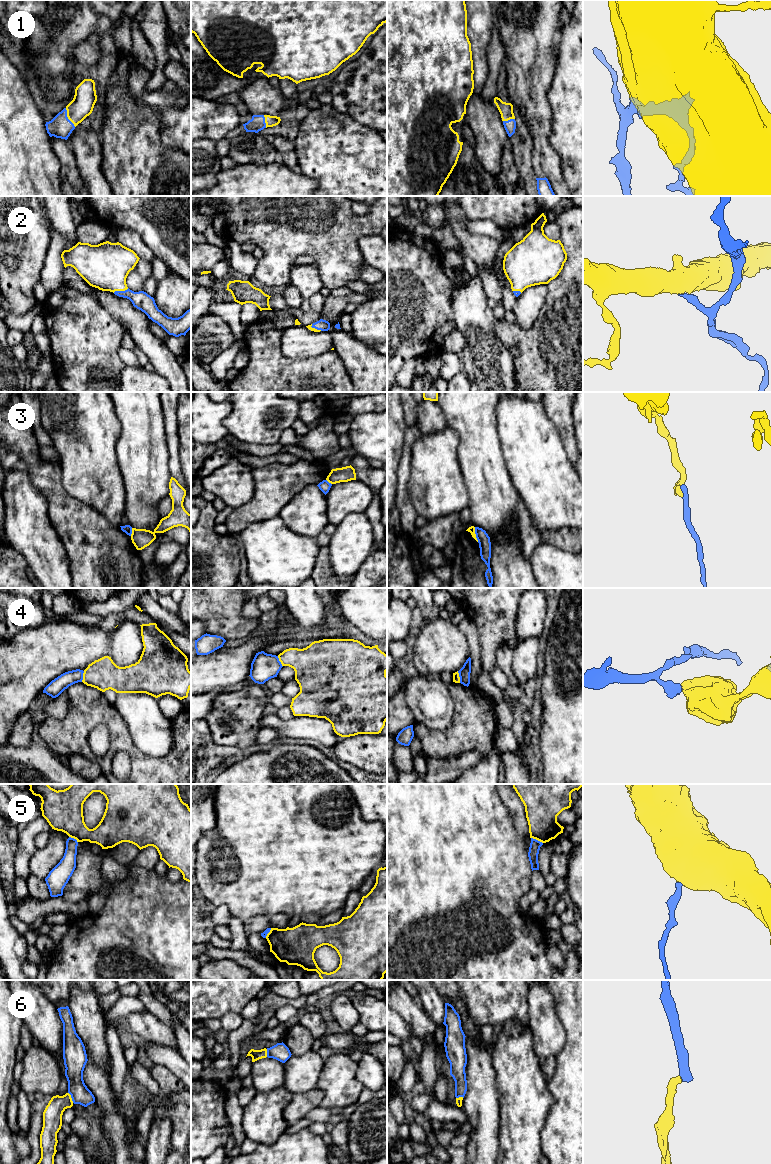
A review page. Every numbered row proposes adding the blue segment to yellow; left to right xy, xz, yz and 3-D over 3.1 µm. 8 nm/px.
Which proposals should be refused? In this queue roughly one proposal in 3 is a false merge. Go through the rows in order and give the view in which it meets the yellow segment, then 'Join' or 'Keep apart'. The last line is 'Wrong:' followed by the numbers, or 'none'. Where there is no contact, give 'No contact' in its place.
1: Touches yellow in xy. Join
2: Touches yellow in xy. Join
3: Touches yellow in yz. Keep apart
4: Touches yellow in yz. Keep apart
5: Touches yellow in yz. Keep apart
6: Touches yellow in xy. Join
Wrong: 3, 4, 5

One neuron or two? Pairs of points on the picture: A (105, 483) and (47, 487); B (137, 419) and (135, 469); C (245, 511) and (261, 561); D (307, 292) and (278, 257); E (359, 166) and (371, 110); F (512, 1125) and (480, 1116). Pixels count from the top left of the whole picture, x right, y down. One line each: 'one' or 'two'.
A: two
B: one
C: two
D: two
E: two
F: two

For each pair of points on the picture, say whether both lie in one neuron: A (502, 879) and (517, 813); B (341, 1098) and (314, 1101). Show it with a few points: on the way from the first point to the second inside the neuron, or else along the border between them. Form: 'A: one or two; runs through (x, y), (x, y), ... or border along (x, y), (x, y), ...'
A: two; border along (505, 804), (519, 837)
B: two; border along (316, 1088), (323, 1093), (323, 1098), (318, 1105)

